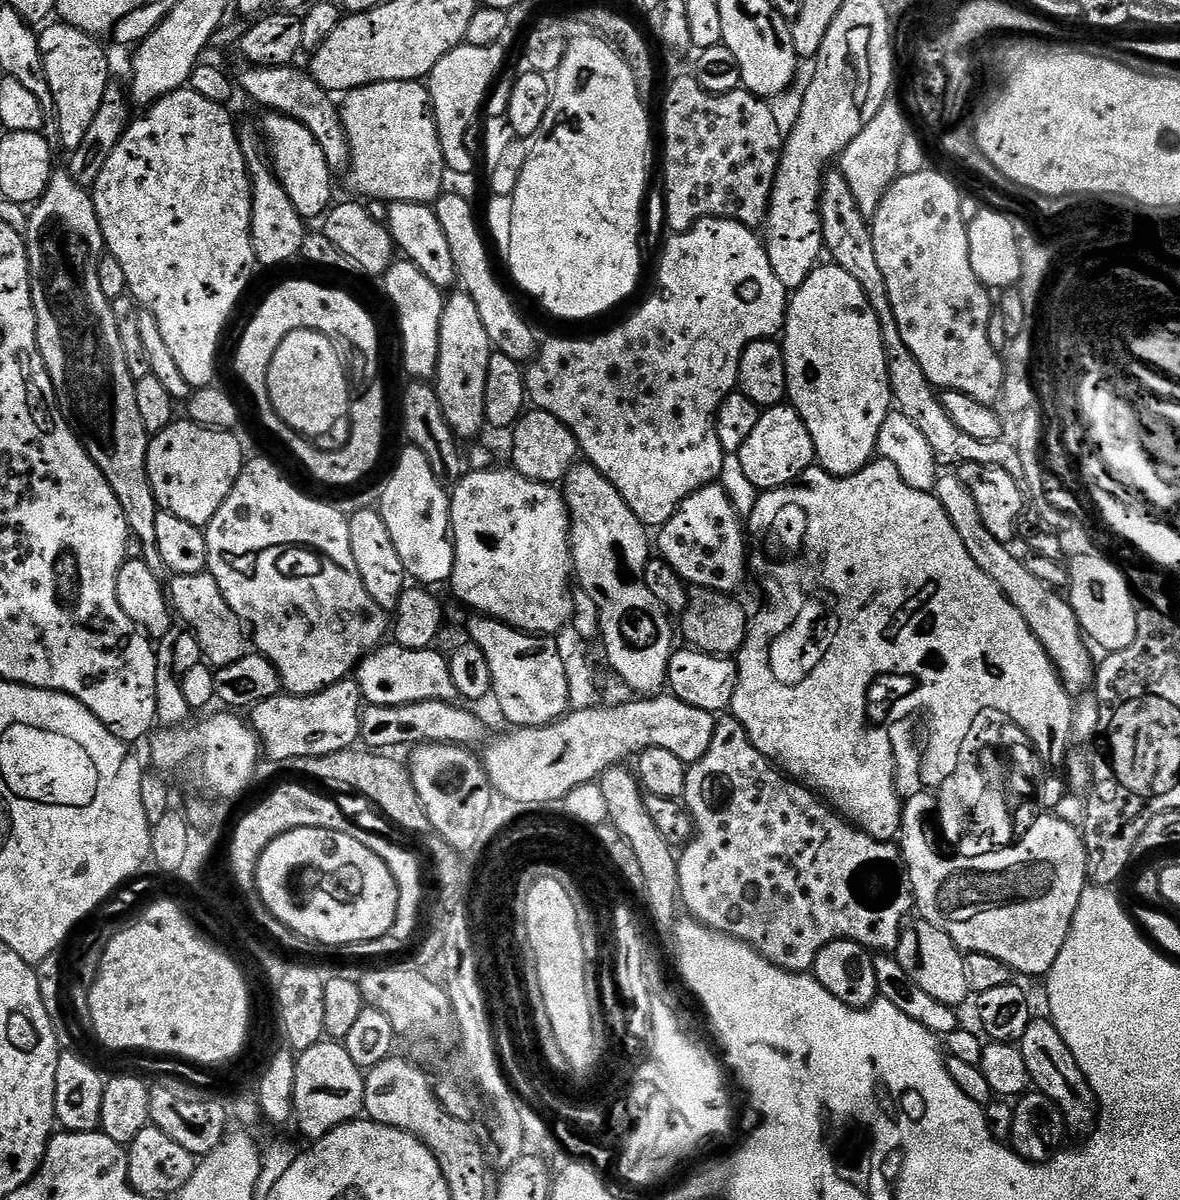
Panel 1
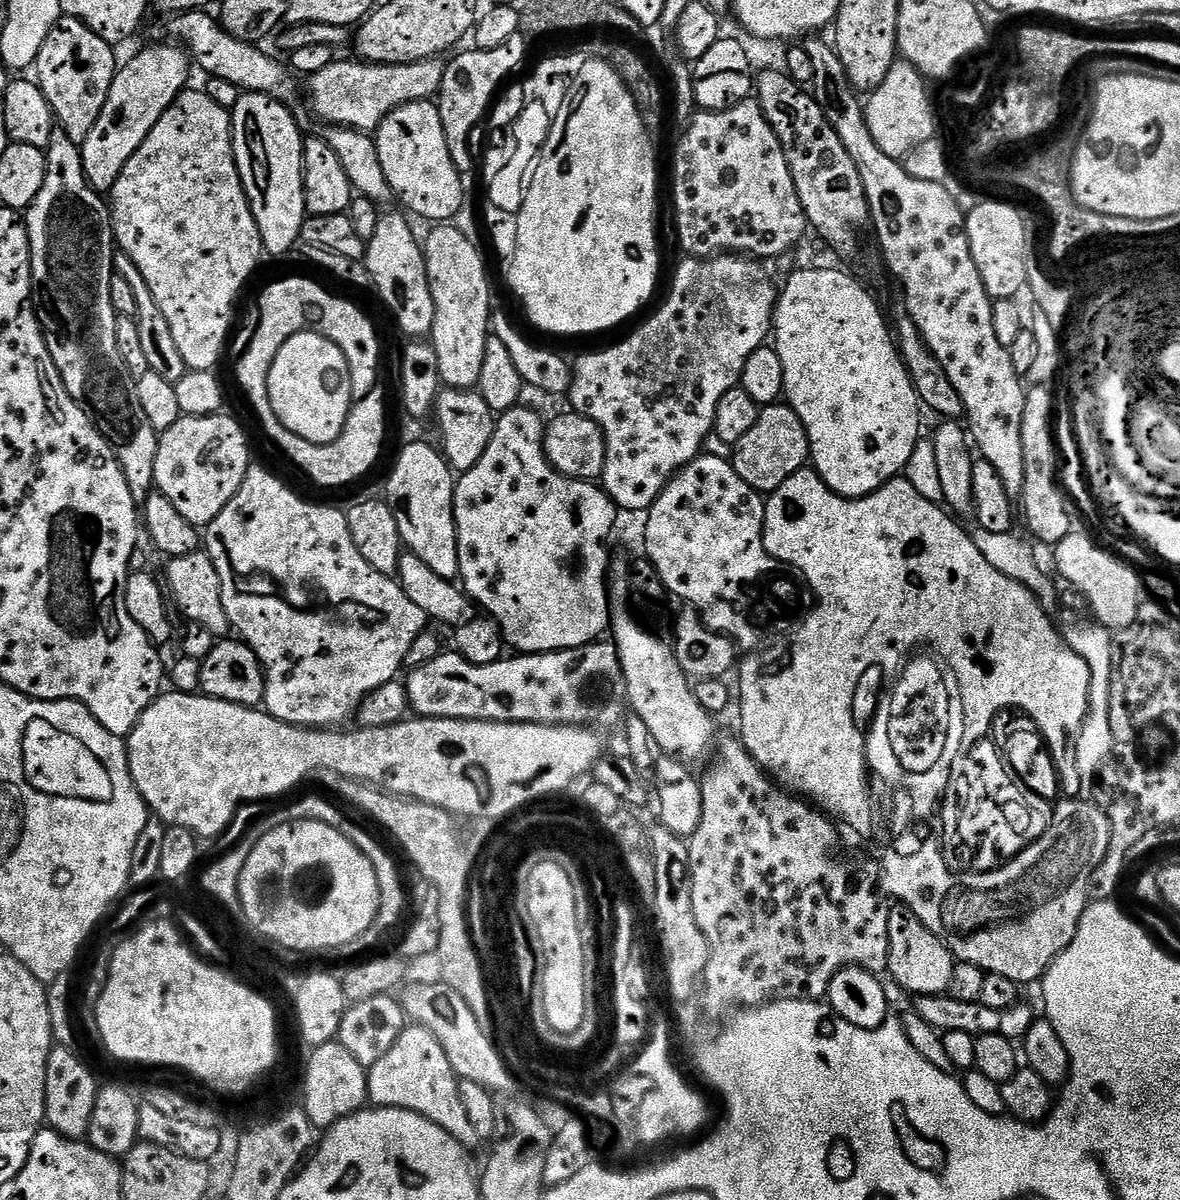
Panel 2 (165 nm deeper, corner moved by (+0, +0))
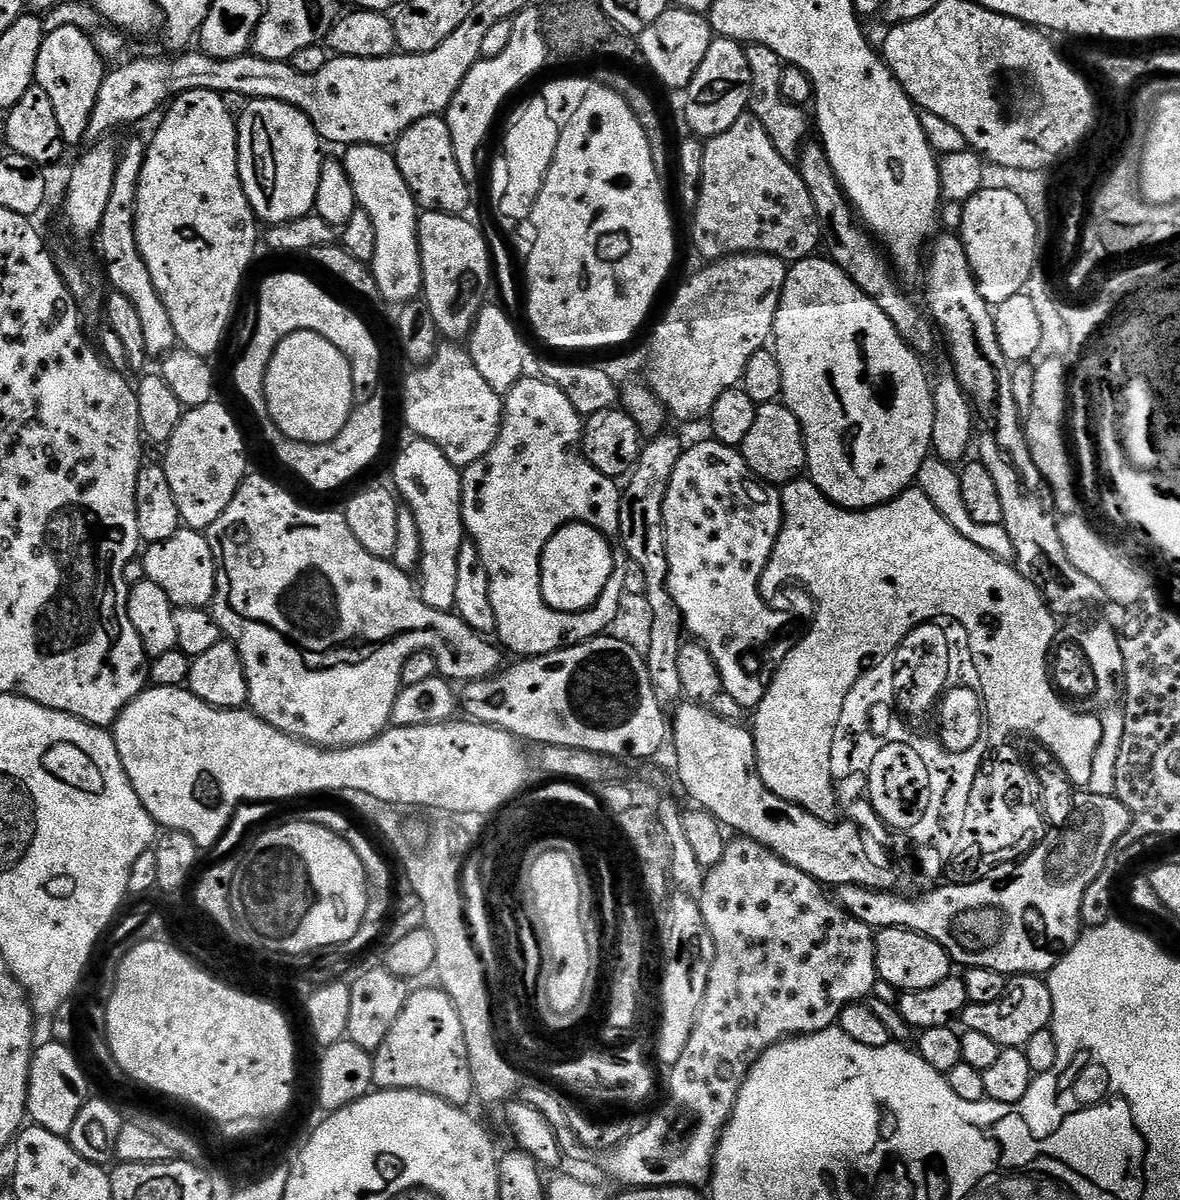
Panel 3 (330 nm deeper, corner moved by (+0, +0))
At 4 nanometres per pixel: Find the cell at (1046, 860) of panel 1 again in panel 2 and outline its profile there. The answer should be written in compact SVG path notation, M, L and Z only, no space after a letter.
M1064 798L1055 805L1054 811L1051 813L1051 824L1045 830L1041 837L1038 837L1028 849L1025 850L1024 856L1020 857L1016 863L1004 871L998 872L990 876L969 876L961 877L953 872L949 867L948 856L945 849L939 848L936 844L928 844L925 848L920 848L917 852L912 852L909 856L903 856L900 852L888 852L884 856L884 864L882 860L882 871L880 874L880 888L885 897L891 898L893 901L899 902L903 907L909 908L914 914L918 914L918 918L927 928L931 930L940 940L947 943L949 950L952 951L953 957L959 963L973 964L978 966L986 974L1002 974L1002 978L1010 978L1015 980L1021 986L1027 986L1031 980L1039 981L1044 973L1048 971L1052 961L1056 960L1064 953L1066 946L1070 946L1070 942L1075 938L1078 930L1078 922L1082 918L1082 914L1087 910L1090 903L1088 887L1090 886L1090 878L1094 874L1094 870L1102 862L1102 858L1106 858L1106 850L1112 844L1112 831L1110 830L1110 822L1106 818L1106 814L1100 809L1099 803L1092 802L1087 804L1084 798Z

